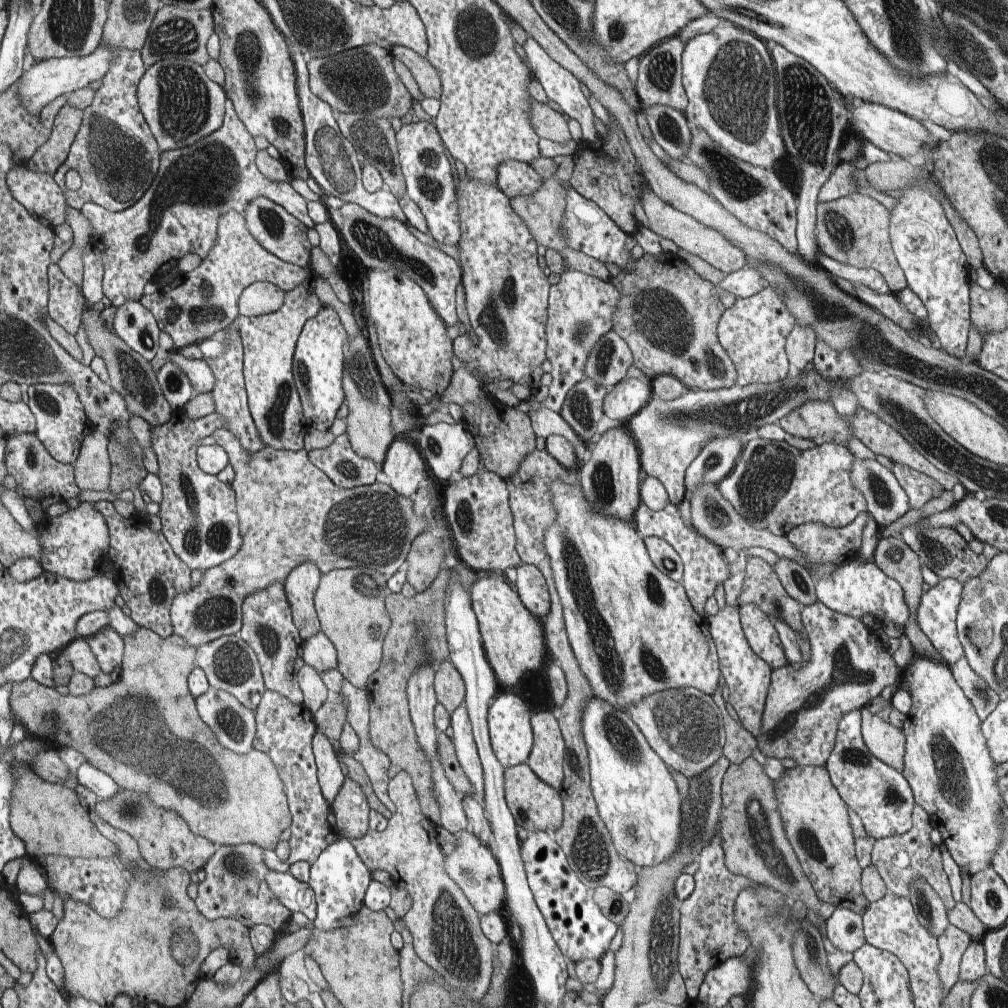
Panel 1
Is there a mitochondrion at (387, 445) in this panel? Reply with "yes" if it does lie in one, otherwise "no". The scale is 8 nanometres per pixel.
no

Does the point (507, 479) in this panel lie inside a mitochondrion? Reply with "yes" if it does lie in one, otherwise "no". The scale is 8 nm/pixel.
no

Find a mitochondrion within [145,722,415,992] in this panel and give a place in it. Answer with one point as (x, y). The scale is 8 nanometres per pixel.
(242, 868)

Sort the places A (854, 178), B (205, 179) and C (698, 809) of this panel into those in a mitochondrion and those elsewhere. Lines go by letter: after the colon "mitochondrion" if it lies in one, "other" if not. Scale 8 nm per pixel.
A: mitochondrion
B: mitochondrion
C: mitochondrion

